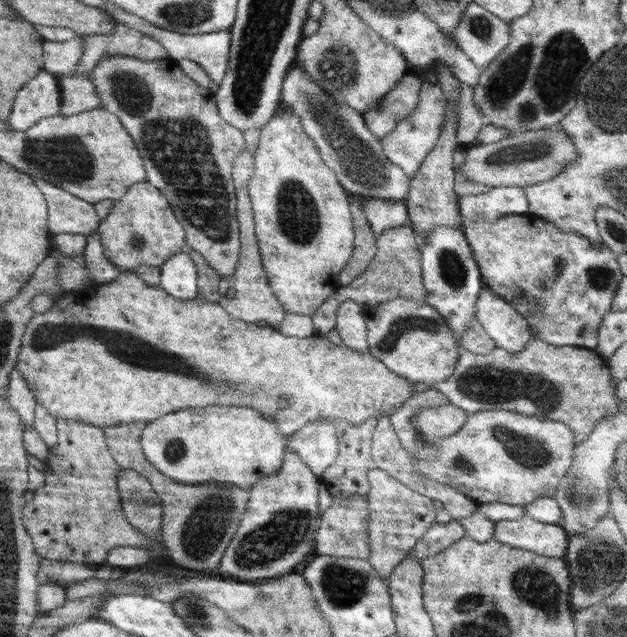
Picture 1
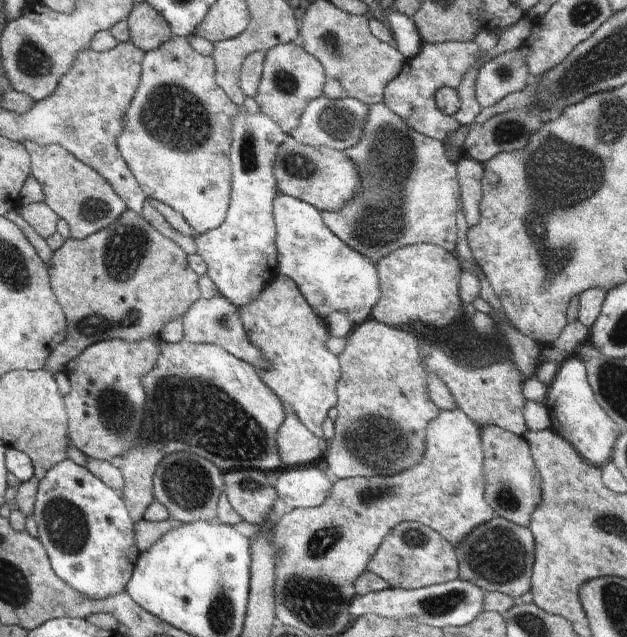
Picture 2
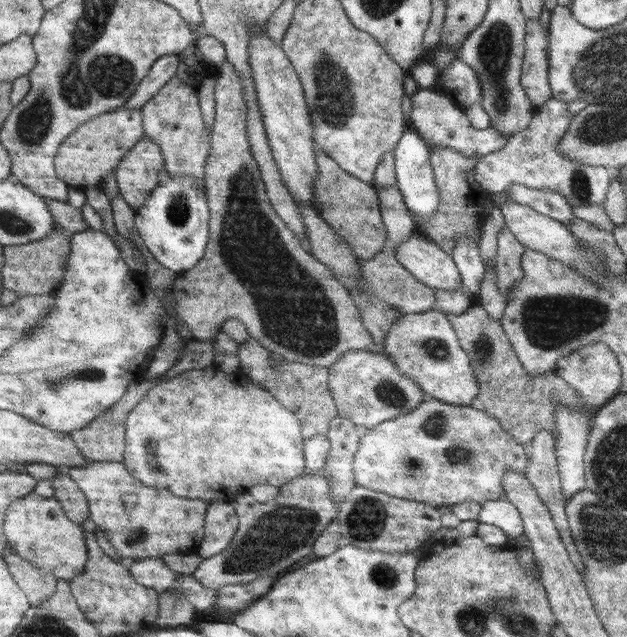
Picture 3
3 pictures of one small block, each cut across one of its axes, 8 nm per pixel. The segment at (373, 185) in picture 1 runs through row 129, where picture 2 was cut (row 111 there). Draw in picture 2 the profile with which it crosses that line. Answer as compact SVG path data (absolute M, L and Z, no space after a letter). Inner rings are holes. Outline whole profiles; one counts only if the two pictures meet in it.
M319 97L312 100L303 111L296 128L286 136L302 145L313 148L329 147L337 152L354 147L363 134L366 125L368 107L352 98L333 100Z

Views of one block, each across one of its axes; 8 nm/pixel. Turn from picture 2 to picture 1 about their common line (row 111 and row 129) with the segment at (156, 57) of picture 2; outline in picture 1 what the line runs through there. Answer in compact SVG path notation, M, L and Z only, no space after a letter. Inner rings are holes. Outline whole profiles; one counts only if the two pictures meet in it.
M106 56L90 72L102 107L120 119L142 158L146 181L158 188L167 199L174 216L186 232L187 248L200 253L217 276L232 278L240 256L240 232L237 220L237 197L231 171L233 158L245 148L243 133L222 120L215 93L188 78L176 61L140 60L132 56Z

